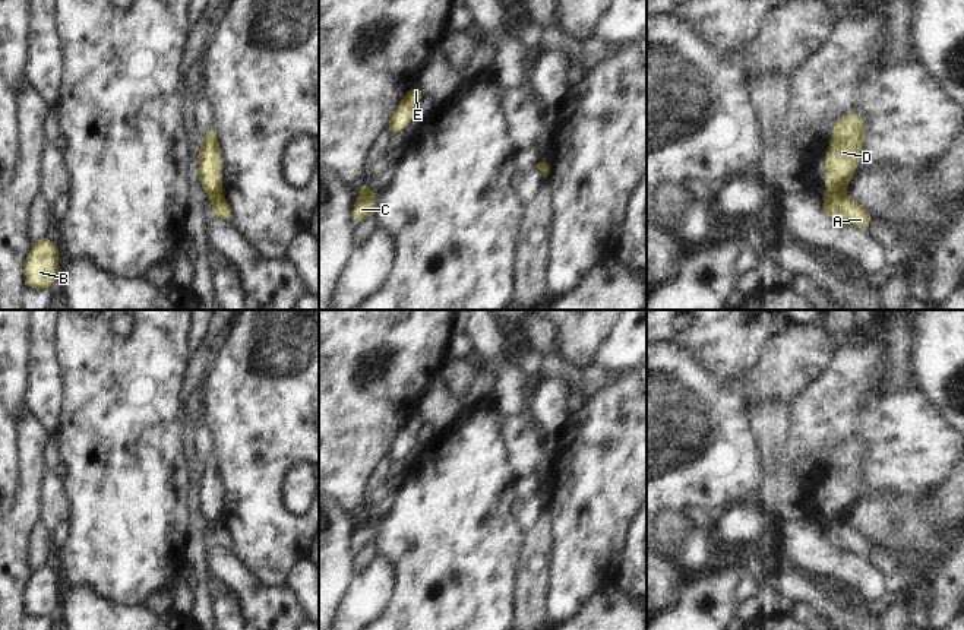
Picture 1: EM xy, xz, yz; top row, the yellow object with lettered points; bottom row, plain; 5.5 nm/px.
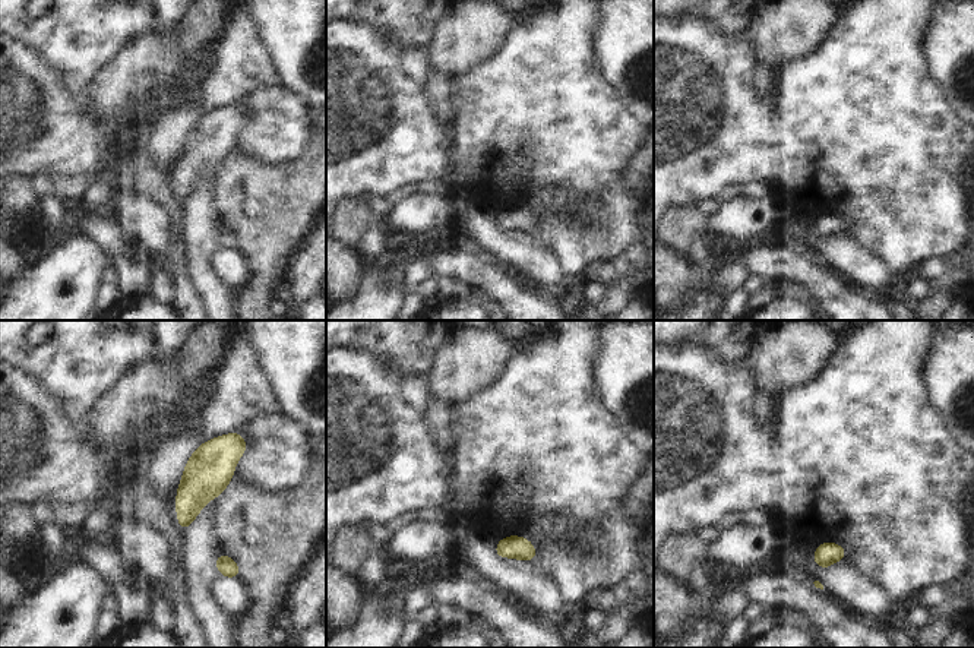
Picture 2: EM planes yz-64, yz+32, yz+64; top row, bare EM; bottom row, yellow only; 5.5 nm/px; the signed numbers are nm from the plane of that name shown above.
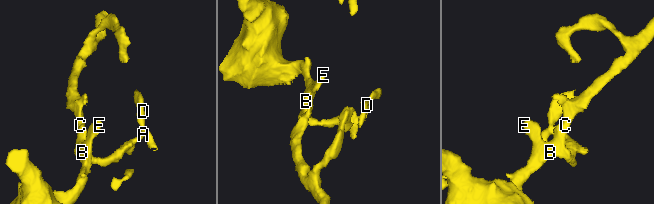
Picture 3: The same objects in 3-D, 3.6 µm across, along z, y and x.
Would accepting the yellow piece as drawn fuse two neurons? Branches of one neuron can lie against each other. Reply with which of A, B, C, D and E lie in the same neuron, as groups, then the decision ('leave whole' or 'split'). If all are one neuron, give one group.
A B C E / D | split

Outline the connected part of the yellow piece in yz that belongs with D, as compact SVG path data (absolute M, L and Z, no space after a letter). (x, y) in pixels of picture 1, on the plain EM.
M857 440L847 441L832 456L832 466L824 490L828 522L841 522L853 507L865 463L863 449Z

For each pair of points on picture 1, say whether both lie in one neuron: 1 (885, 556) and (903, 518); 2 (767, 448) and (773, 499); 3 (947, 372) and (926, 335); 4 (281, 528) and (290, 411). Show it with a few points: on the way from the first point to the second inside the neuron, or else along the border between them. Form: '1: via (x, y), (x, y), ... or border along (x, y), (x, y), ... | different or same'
1: border along (868, 538), (888, 547), (894, 553), (904, 579) | different
2: via (771, 461), (773, 486) | same
3: via (947, 363), (947, 355), (935, 344) | same
4: via (268, 499), (268, 440) | same

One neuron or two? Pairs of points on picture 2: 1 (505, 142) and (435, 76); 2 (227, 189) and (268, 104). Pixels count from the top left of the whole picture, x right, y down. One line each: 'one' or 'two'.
1: two
2: two

